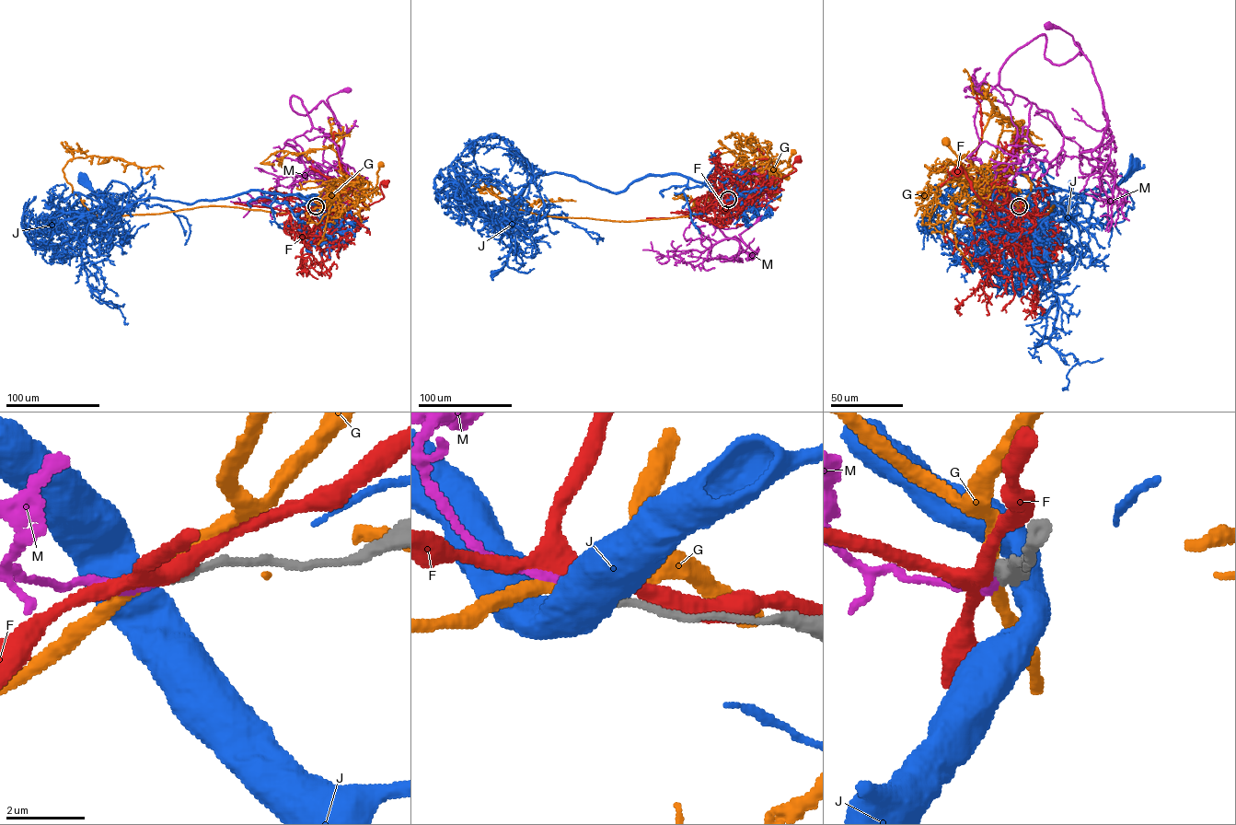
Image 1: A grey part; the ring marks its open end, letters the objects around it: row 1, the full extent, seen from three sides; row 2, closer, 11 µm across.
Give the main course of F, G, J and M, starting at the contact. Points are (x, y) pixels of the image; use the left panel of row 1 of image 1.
F: (317, 206), (336, 202), (345, 214), (353, 214), (383, 198), (380, 184), (385, 184)
G: (317, 206), (334, 195), (343, 180), (353, 191), (377, 190), (380, 164)
J: (316, 206), (300, 194), (257, 190), (128, 205), (123, 183), (112, 180), (98, 199), (81, 178)
M: (316, 206), (324, 174), (294, 139), (312, 122), (290, 99), (305, 115), (347, 89)

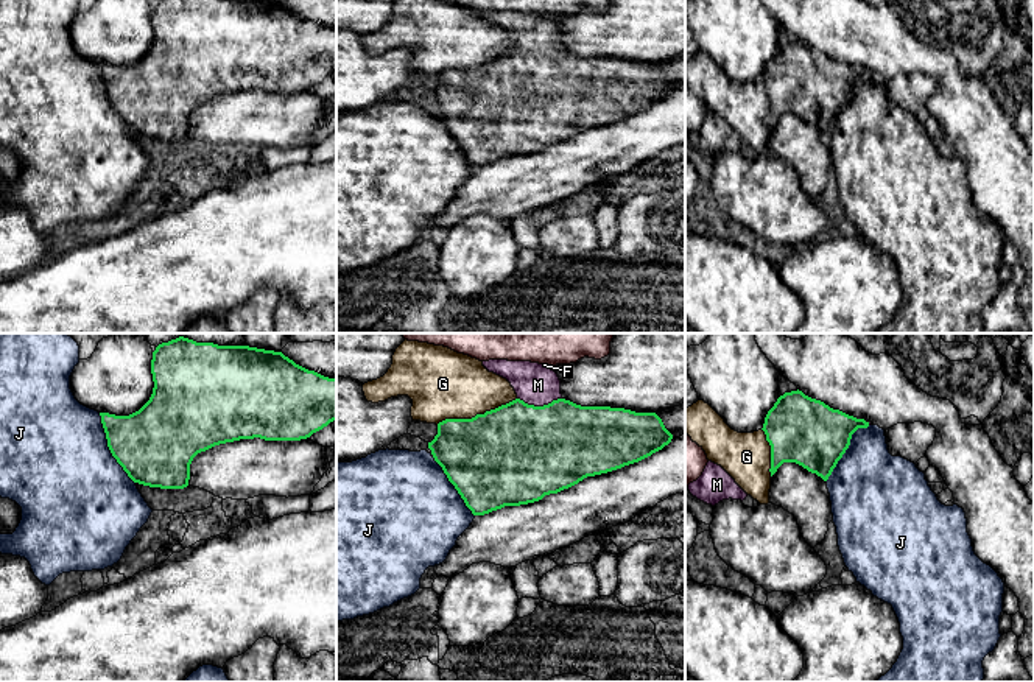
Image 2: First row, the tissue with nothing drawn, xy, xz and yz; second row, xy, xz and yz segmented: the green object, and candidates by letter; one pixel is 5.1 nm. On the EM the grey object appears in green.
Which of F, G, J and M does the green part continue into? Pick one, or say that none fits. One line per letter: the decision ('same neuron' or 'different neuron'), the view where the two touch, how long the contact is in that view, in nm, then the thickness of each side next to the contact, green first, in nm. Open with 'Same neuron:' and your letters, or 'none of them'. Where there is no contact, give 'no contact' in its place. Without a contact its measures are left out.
Same neuron: M
F: different neuron | no contact
G: different neuron | xz | 440 nm | 500/360 nm
J: different neuron | xy | 420 nm | 400/500 nm
M: same neuron | xz | 240 nm | 500/220 nm

